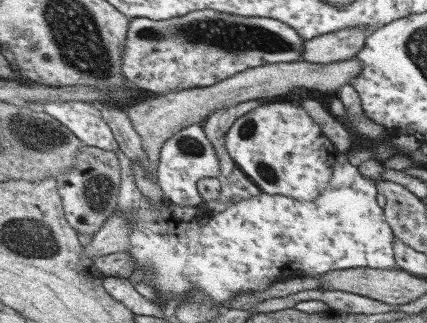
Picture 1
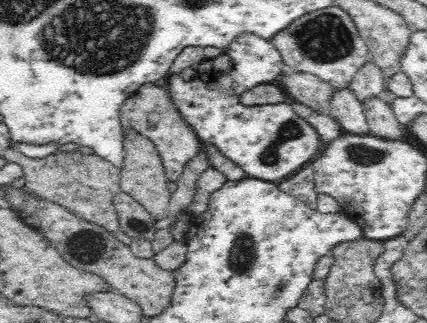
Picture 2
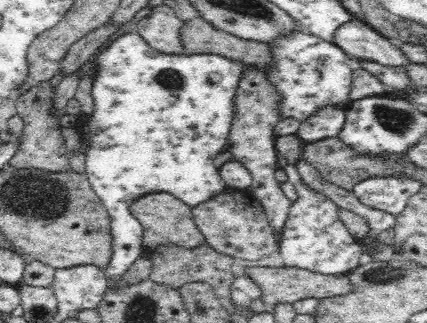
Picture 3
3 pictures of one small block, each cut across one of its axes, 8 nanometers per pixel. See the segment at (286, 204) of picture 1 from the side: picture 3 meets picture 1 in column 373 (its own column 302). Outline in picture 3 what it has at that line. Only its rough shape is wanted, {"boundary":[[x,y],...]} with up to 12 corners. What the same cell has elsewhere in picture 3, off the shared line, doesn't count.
{"boundary":[[302,184],[278,250],[286,268],[346,276],[366,262],[338,204]]}

